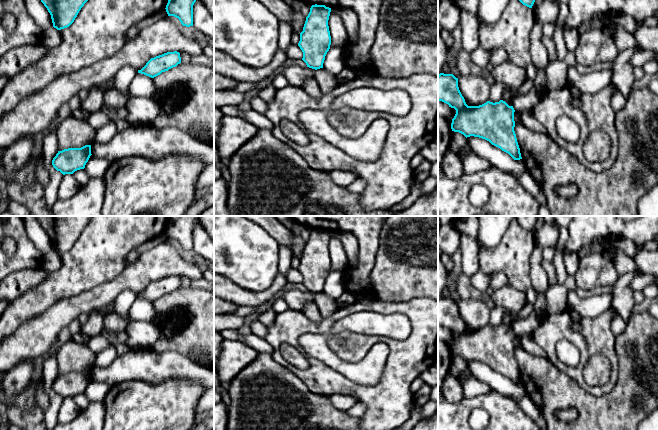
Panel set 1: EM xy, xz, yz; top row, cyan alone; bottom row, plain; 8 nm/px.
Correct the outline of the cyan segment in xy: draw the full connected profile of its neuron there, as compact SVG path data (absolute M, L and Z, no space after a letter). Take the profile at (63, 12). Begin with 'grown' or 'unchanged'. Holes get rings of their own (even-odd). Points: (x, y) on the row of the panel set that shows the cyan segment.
unchanged; M41 0L51 15L53 27L61 30L69 27L88 0Z

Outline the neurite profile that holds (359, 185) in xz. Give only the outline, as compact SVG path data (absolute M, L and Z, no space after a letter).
M357 179L351 185L346 187L348 191L356 194L362 194L364 189L366 188L366 182L363 179Z

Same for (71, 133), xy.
M74 117L63 120L56 129L58 151L68 148L81 148L95 143L96 131L88 123Z

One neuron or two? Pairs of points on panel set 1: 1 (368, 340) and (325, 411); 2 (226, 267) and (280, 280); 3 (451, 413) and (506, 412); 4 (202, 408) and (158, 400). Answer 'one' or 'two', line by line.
1: two
2: two
3: one
4: two

